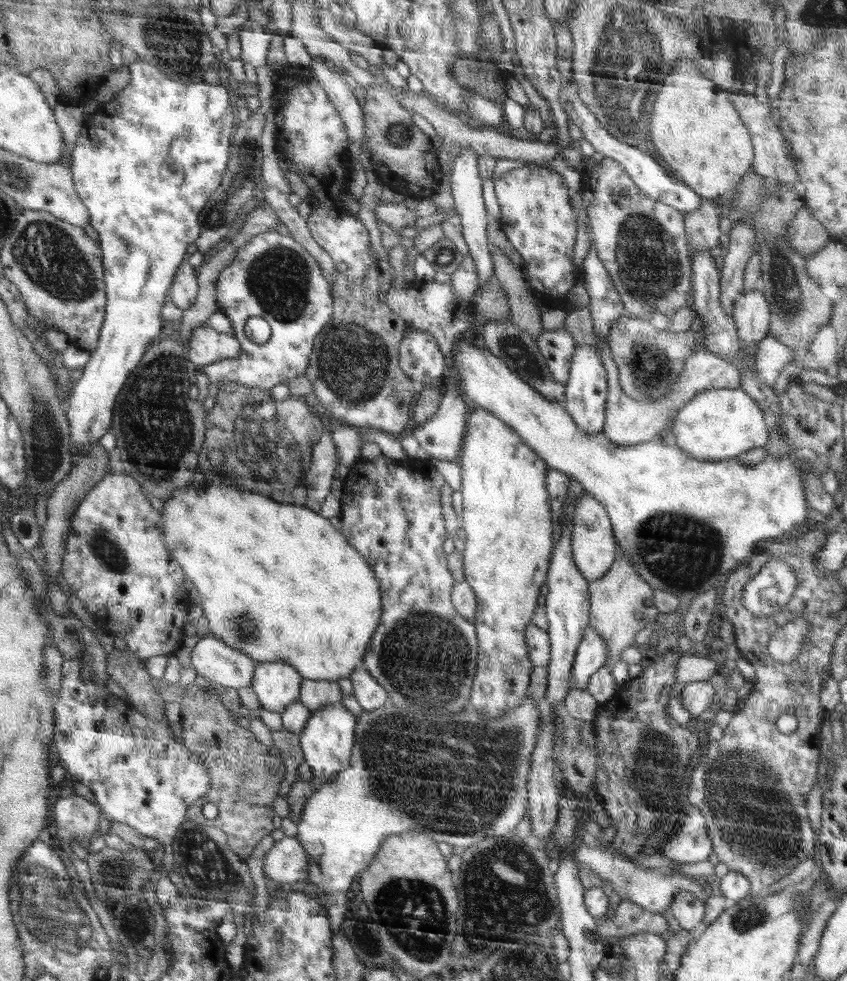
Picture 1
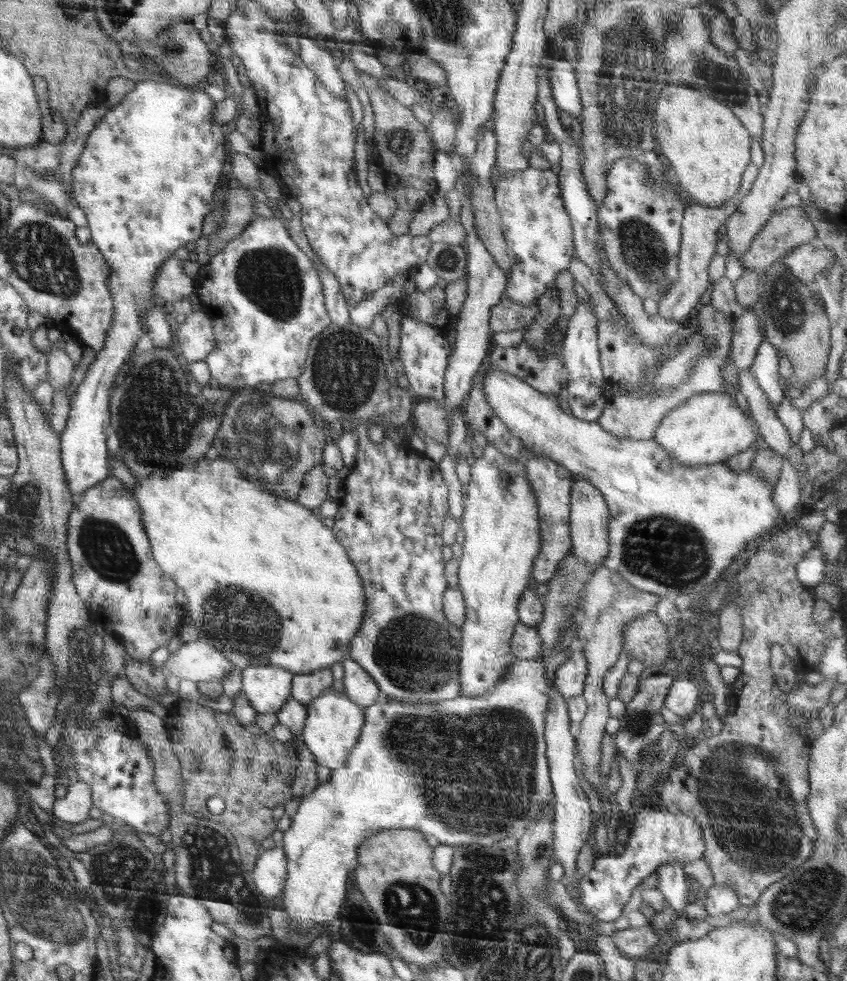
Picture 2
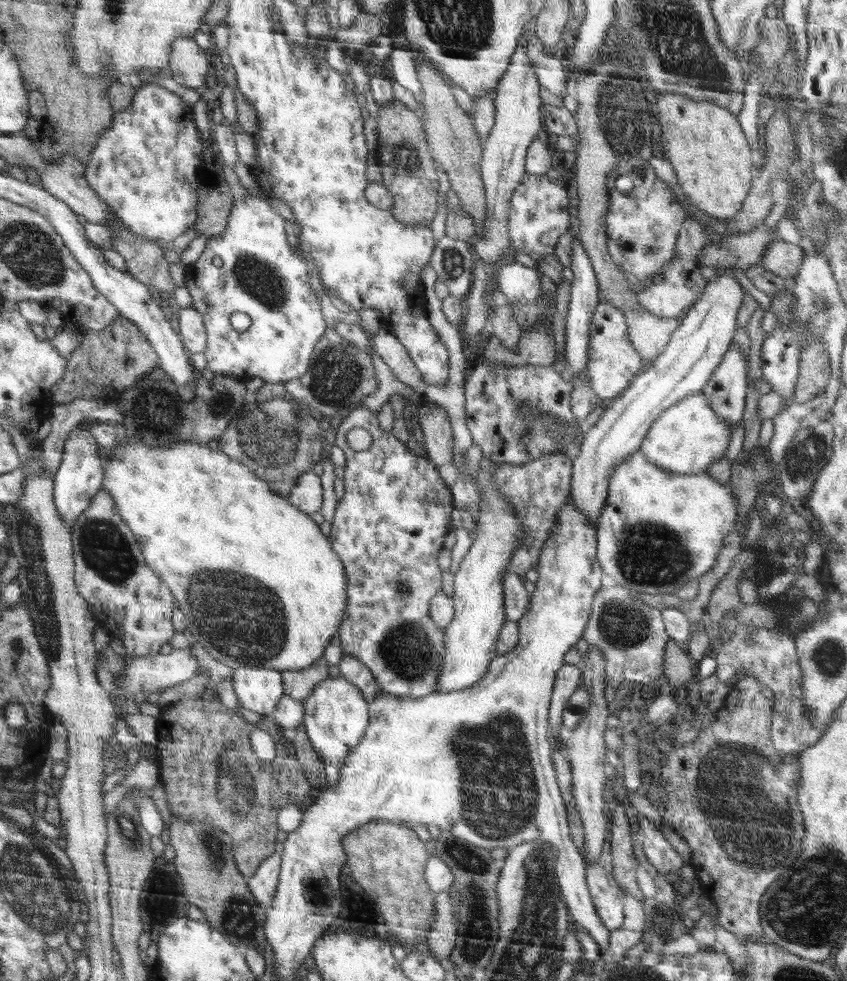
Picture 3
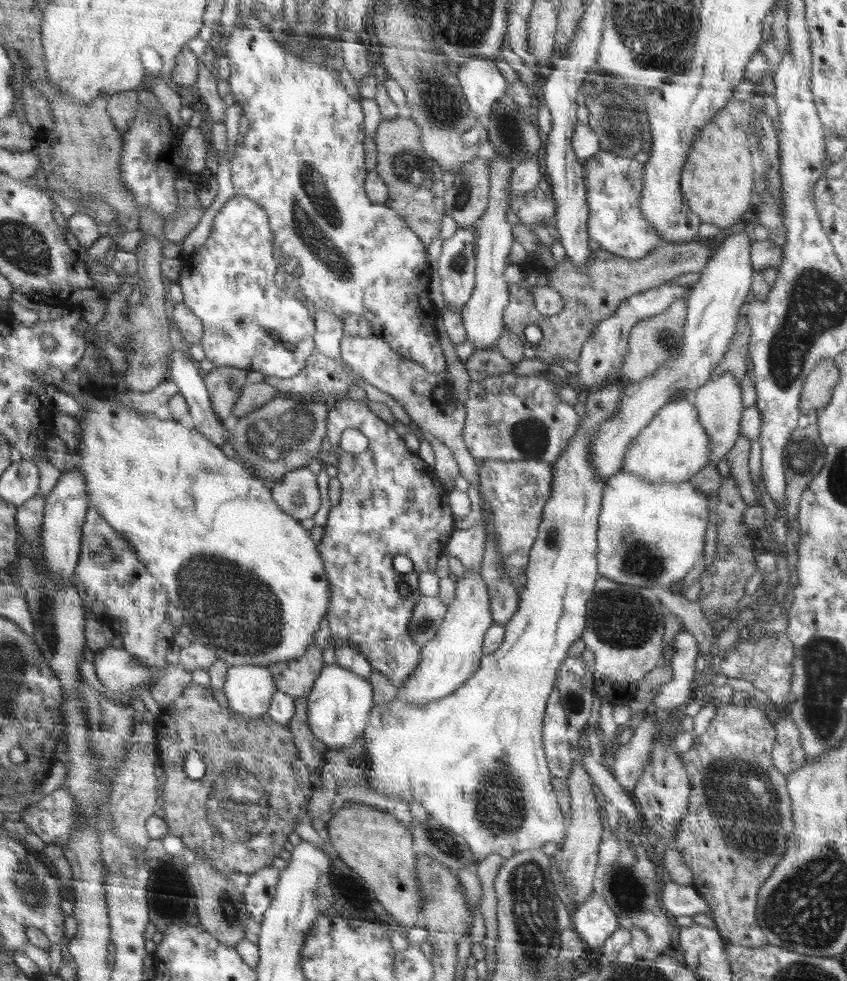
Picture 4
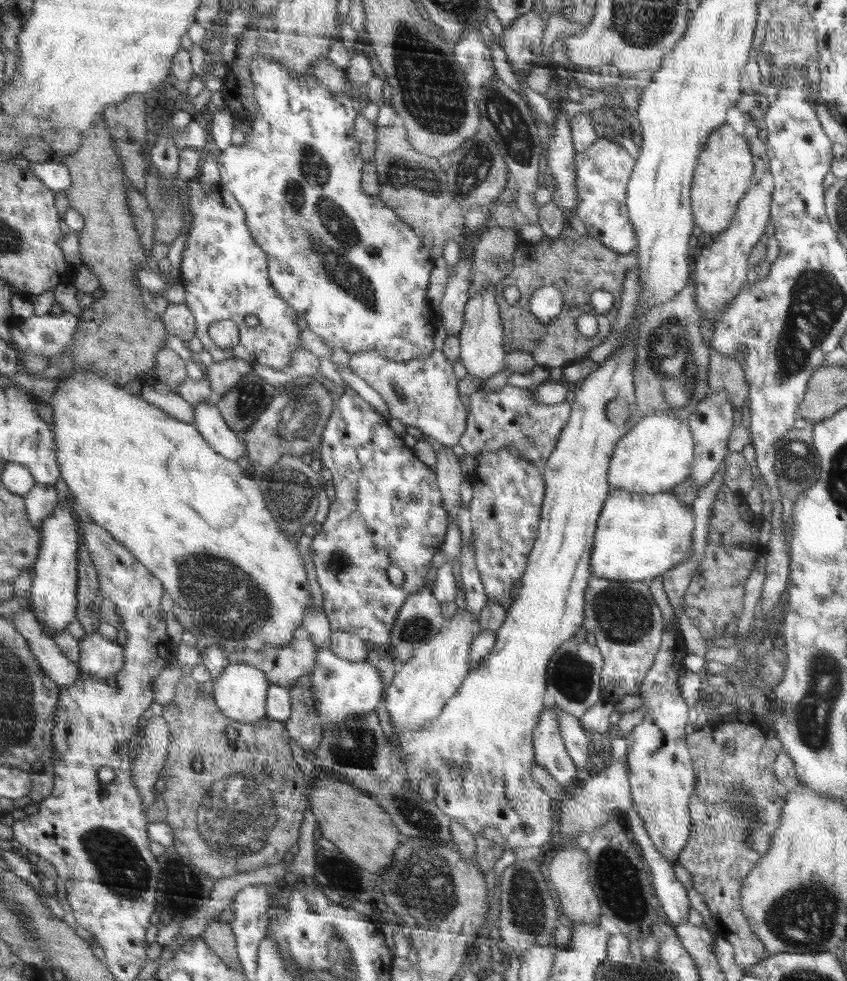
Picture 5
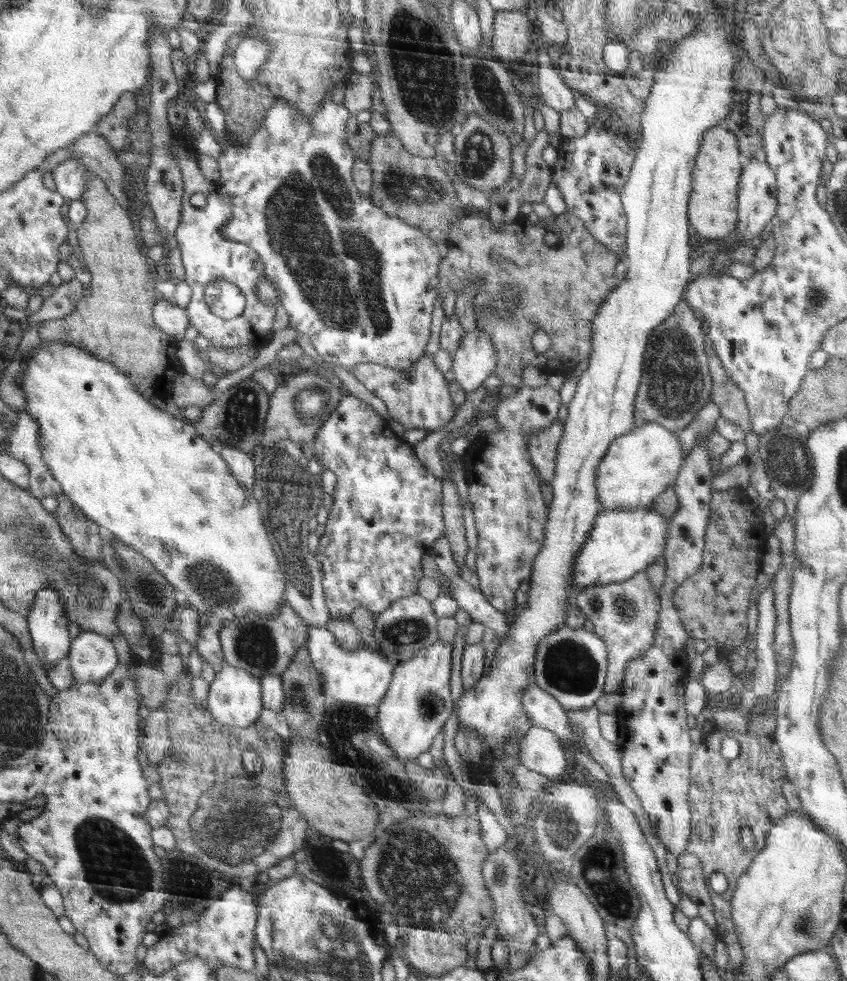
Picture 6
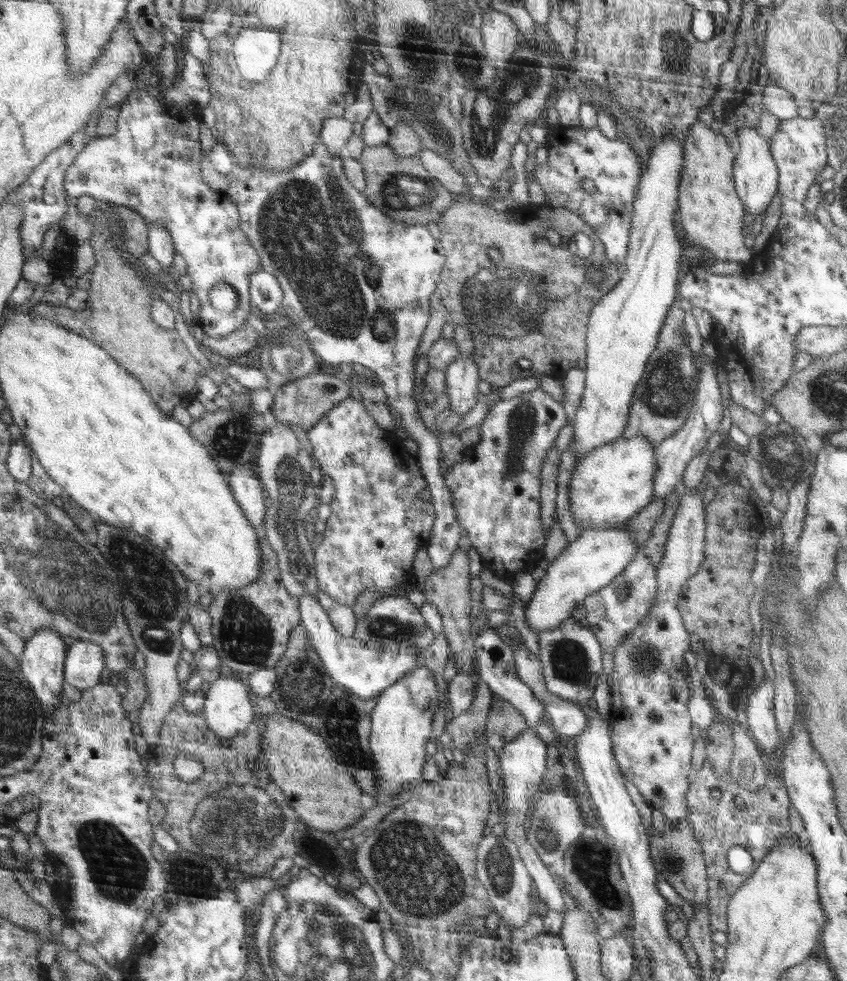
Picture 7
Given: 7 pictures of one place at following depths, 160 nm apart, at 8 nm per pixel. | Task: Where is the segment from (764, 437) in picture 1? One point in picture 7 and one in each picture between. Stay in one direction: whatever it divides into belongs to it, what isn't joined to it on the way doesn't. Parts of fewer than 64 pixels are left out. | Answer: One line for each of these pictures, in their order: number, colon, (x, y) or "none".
2: (707, 428)
3: (687, 438)
4: (673, 447)
5: (657, 454)
6: (642, 464)
7: (609, 485)

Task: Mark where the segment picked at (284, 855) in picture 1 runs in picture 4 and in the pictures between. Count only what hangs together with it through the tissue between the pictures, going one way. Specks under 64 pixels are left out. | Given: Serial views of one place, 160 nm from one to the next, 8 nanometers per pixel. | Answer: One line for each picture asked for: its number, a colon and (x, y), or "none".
2: (270, 874)
3: (264, 882)
4: (259, 892)

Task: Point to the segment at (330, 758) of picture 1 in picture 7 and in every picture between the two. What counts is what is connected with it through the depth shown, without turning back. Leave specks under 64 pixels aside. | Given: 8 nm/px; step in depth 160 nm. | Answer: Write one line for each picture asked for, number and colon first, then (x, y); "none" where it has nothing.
2: (333, 723)
3: (335, 719)
4: (337, 708)
5: (342, 688)
6: (360, 677)
7: (366, 671)

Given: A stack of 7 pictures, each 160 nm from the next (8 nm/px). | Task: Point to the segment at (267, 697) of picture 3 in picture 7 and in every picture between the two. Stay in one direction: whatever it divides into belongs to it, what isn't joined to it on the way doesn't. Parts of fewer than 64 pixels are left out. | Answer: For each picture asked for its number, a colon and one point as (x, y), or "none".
4: (249, 689)
5: (240, 691)
6: (234, 699)
7: (227, 709)

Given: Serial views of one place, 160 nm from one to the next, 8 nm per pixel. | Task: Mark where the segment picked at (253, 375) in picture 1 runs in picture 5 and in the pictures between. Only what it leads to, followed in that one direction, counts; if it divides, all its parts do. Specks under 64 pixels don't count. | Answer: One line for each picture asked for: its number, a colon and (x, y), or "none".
2: (265, 299)
3: (249, 267)
4: (230, 283)
5: (225, 274)

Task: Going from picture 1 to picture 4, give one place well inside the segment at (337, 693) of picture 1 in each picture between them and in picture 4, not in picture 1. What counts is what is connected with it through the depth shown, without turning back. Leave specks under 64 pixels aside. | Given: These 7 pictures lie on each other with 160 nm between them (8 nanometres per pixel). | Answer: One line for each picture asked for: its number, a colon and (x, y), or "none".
2: (306, 688)
3: (299, 685)
4: (297, 677)

